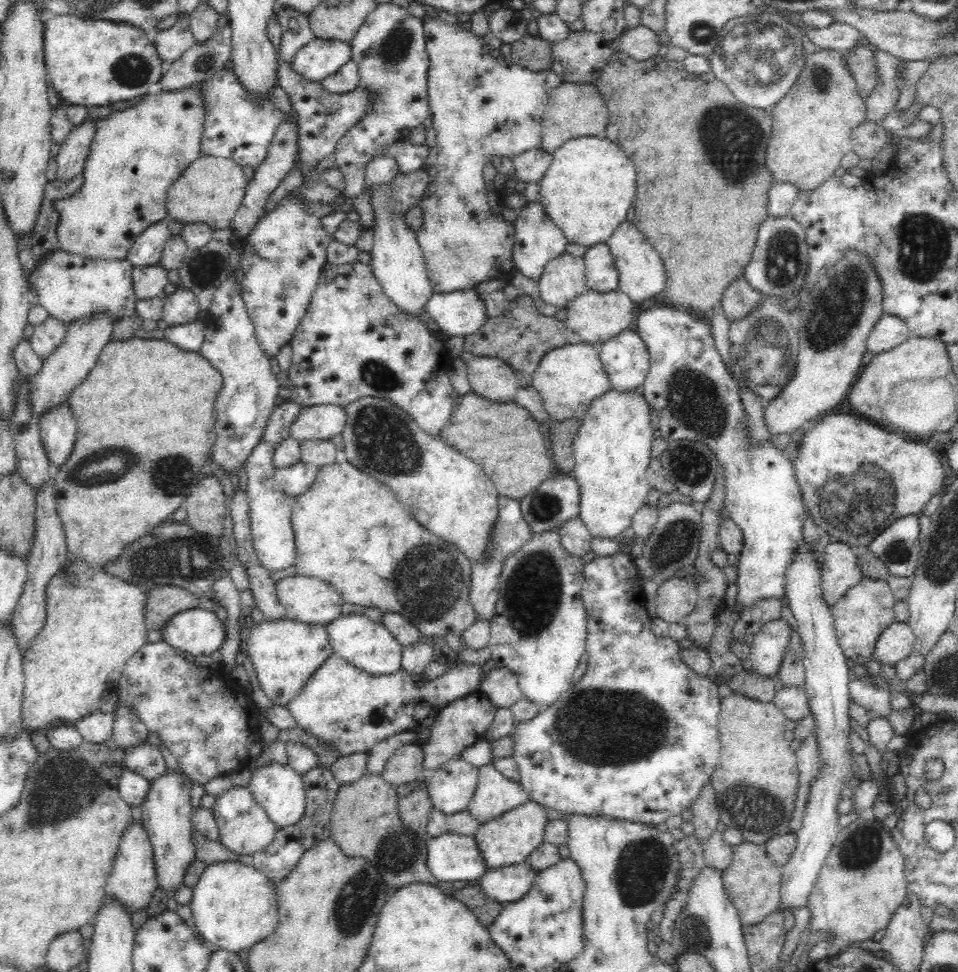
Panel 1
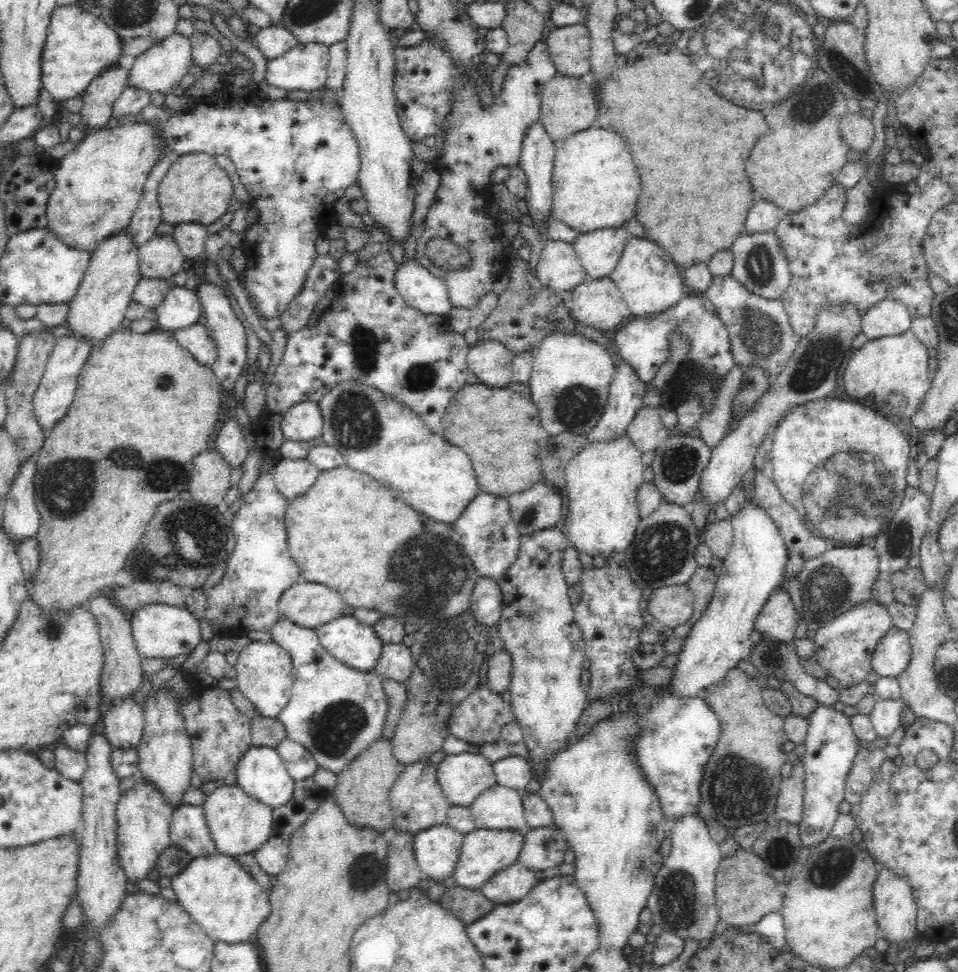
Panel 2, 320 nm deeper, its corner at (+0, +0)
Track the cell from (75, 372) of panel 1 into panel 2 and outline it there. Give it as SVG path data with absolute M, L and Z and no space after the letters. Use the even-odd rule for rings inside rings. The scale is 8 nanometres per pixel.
M126 228L116 232L103 241L91 253L91 260L84 272L80 286L69 302L68 323L69 334L72 336L85 336L93 342L93 346L100 346L106 336L121 329L125 319L128 305L133 301L133 292L137 282L141 279L139 273L139 248Z

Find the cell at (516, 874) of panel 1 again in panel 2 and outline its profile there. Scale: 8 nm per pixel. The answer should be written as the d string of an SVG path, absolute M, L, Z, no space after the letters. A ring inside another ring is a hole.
M516 861L499 870L480 889L488 900L505 905L520 900L536 883L535 871Z

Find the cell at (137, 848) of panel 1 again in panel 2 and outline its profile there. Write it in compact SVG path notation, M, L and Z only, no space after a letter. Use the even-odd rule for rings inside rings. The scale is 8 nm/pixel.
M141 776L136 779L130 790L122 792L119 799L117 818L117 857L125 875L137 883L156 866L160 853L172 845L170 823L176 807L160 793L160 789Z

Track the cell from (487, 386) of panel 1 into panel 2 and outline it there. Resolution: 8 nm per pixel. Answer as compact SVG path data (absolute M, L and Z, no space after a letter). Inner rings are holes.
M482 340L470 347L467 365L481 383L502 388L511 382L513 356L499 340Z

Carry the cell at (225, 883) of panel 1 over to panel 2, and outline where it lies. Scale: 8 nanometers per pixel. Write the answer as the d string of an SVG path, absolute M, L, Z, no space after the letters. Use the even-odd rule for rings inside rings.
M227 854L193 857L184 870L171 877L171 887L179 905L215 942L249 942L270 914L268 892L252 880L252 875L235 857Z

